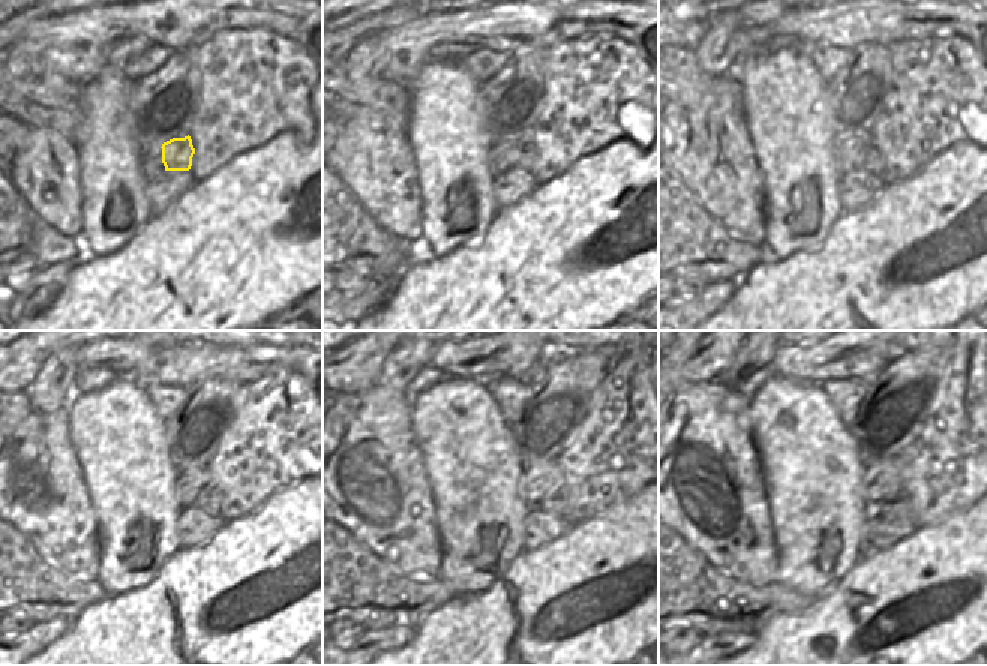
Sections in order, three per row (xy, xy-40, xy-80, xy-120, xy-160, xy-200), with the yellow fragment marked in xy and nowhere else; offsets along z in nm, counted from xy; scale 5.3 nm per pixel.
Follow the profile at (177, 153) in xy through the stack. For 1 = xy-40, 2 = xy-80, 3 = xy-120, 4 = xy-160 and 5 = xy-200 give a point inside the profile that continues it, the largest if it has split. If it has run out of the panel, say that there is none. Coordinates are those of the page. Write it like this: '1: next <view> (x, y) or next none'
1: next xy-40 (521, 143)
2: next xy-80 (873, 162)
3: next xy-120 (207, 501)
4: next xy-160 (555, 504)
5: next xy-200 (900, 507)

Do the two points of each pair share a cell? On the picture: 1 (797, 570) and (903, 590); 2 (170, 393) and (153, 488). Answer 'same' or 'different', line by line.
1: different
2: different

